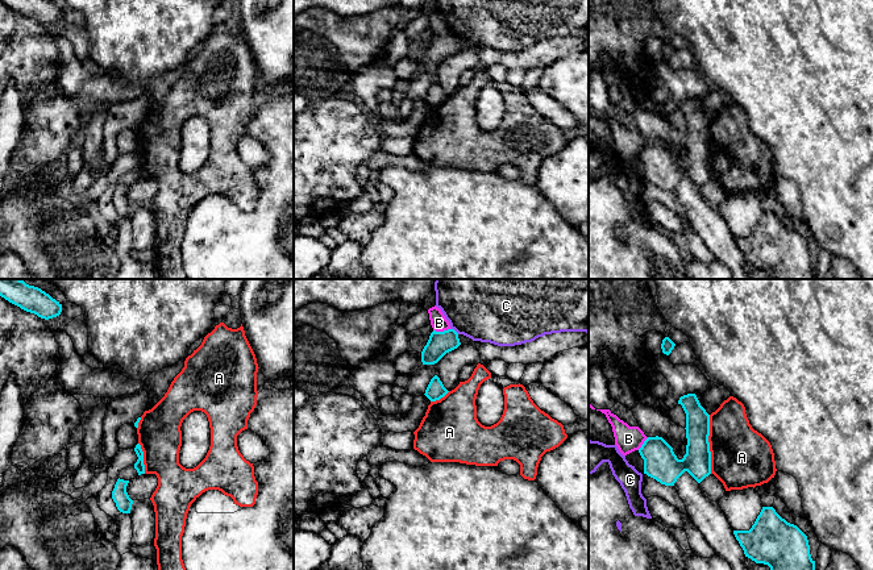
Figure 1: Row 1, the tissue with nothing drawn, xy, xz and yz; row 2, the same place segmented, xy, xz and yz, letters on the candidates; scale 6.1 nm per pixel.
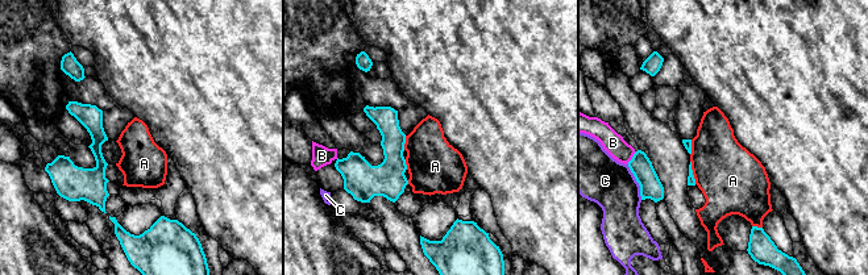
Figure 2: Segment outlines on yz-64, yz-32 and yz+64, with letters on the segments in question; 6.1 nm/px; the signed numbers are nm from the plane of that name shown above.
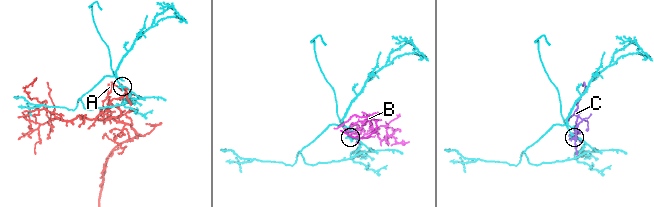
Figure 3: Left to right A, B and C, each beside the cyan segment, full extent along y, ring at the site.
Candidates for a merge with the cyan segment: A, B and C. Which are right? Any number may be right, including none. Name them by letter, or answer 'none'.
none

